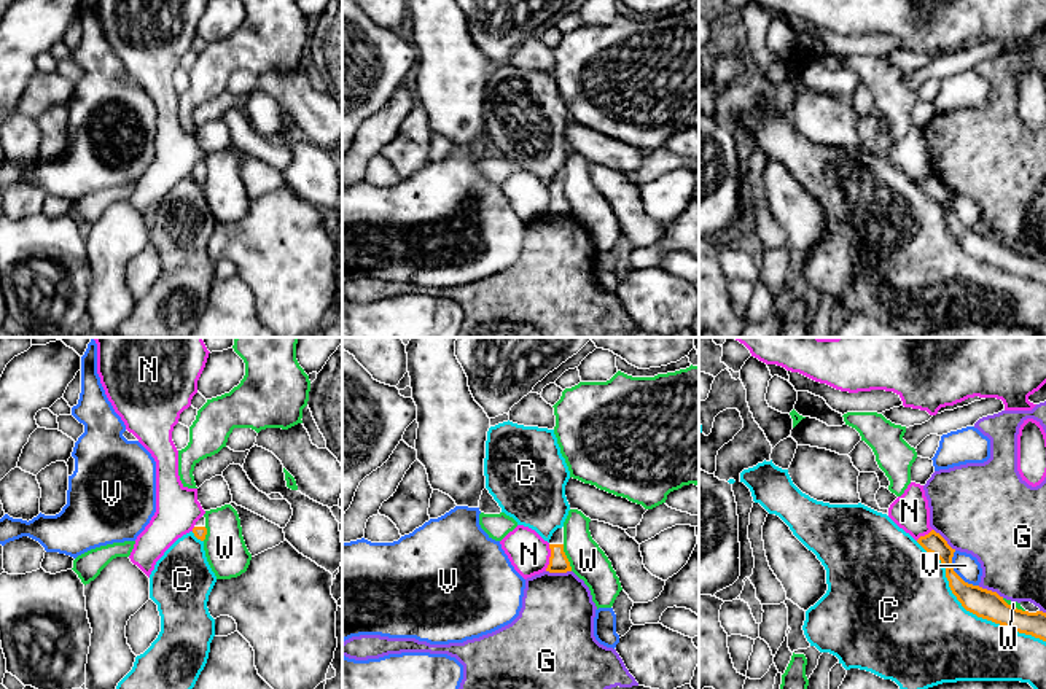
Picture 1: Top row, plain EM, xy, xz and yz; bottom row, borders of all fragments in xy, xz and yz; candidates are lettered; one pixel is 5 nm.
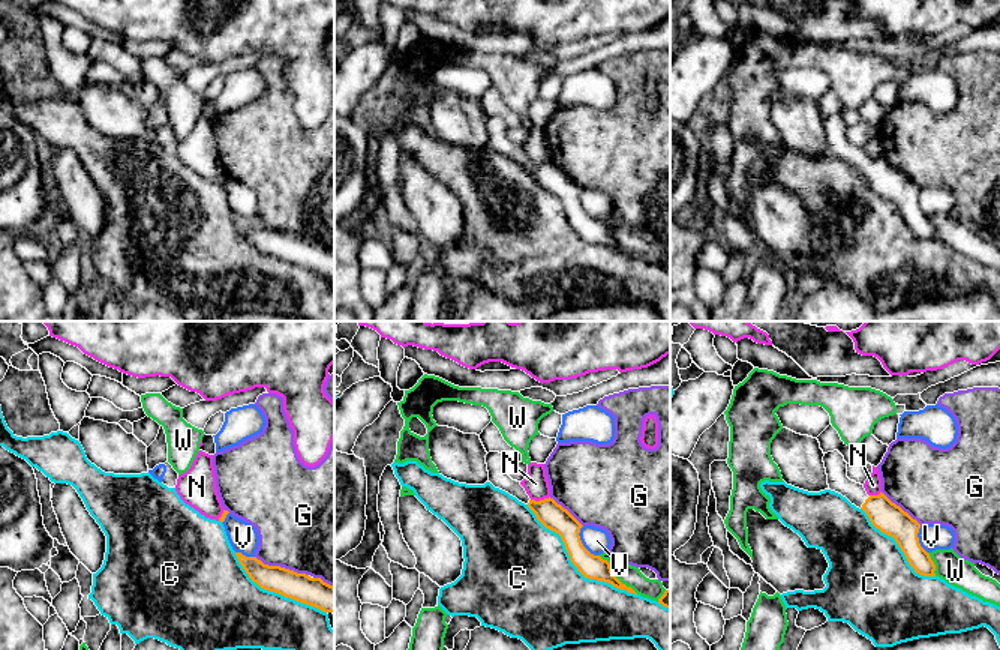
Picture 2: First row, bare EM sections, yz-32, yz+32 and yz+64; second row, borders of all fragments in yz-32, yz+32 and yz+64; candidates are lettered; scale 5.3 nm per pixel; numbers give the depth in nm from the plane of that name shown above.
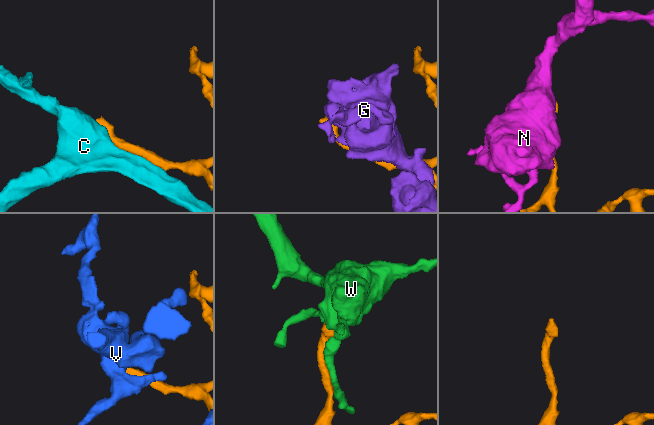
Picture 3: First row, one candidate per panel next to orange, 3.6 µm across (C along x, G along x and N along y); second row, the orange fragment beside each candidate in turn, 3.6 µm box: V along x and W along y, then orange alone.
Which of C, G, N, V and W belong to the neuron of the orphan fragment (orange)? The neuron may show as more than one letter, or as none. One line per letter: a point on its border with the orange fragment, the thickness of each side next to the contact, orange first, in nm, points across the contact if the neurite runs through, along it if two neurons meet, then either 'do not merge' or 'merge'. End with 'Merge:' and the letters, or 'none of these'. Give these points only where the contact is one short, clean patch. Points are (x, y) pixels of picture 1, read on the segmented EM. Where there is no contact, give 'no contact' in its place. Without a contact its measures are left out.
C: yz (970, 611) | 150/480 nm | do not merge
G: xz (559, 572) | 100/380 nm | do not merge
N: xz (550, 557) | 100/200 nm | along xz (550, 544), (550, 564), (545, 570) | do not merge
V: yz (956, 573) | 150/120 nm | along yz (954, 551), (952, 568), (965, 581), (978, 586) | do not merge
W: xz (565, 557) | 100/180 nm | do not merge
Merge: none of these

